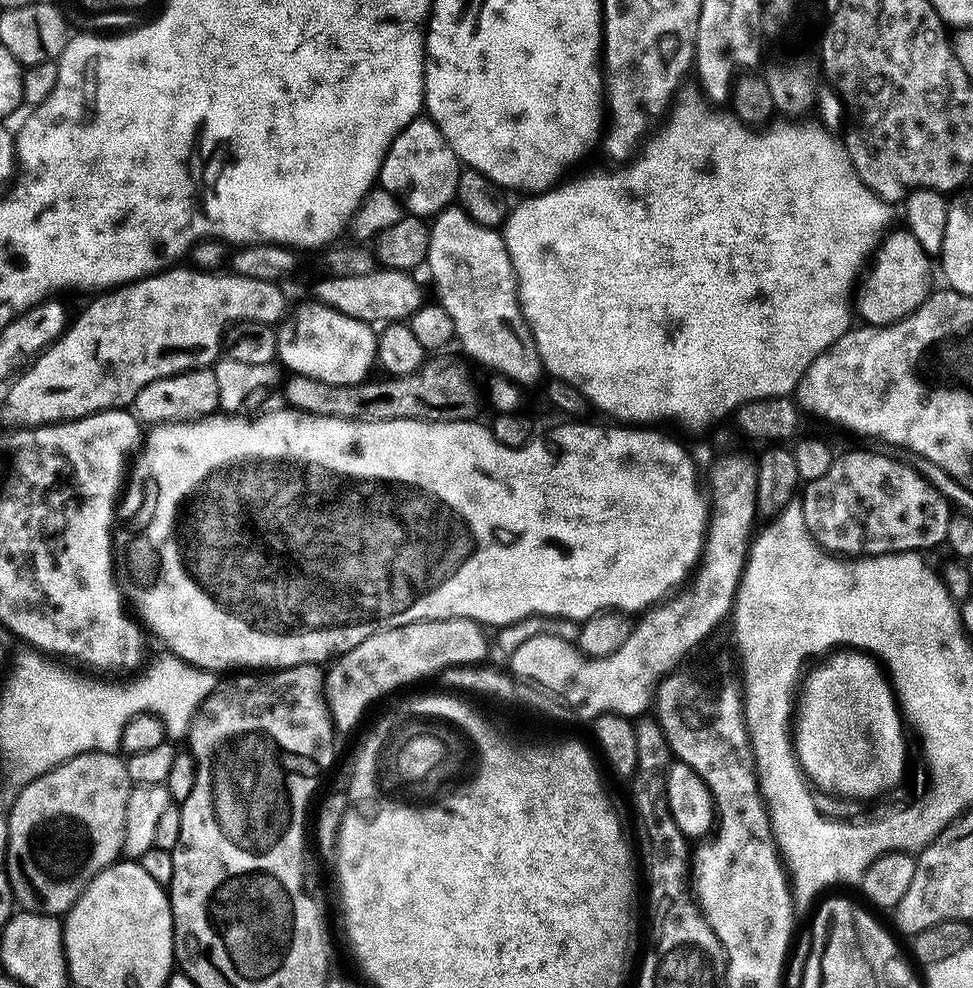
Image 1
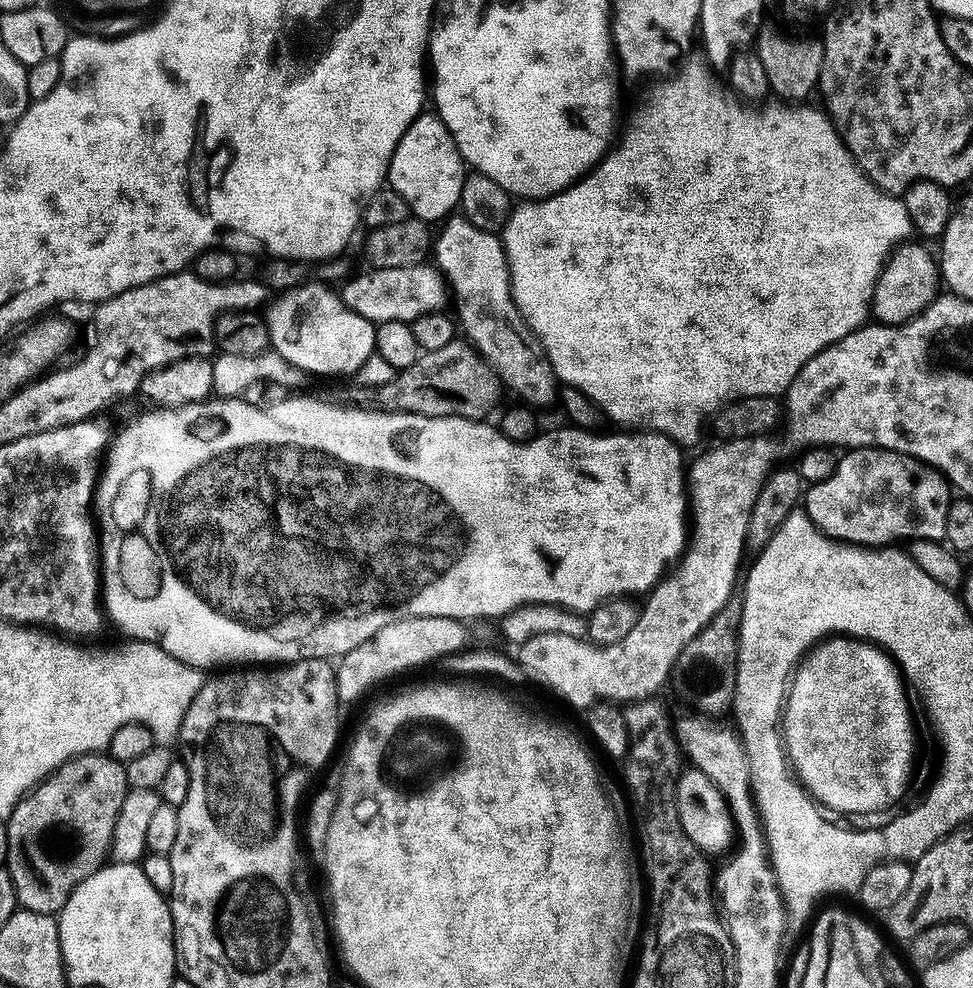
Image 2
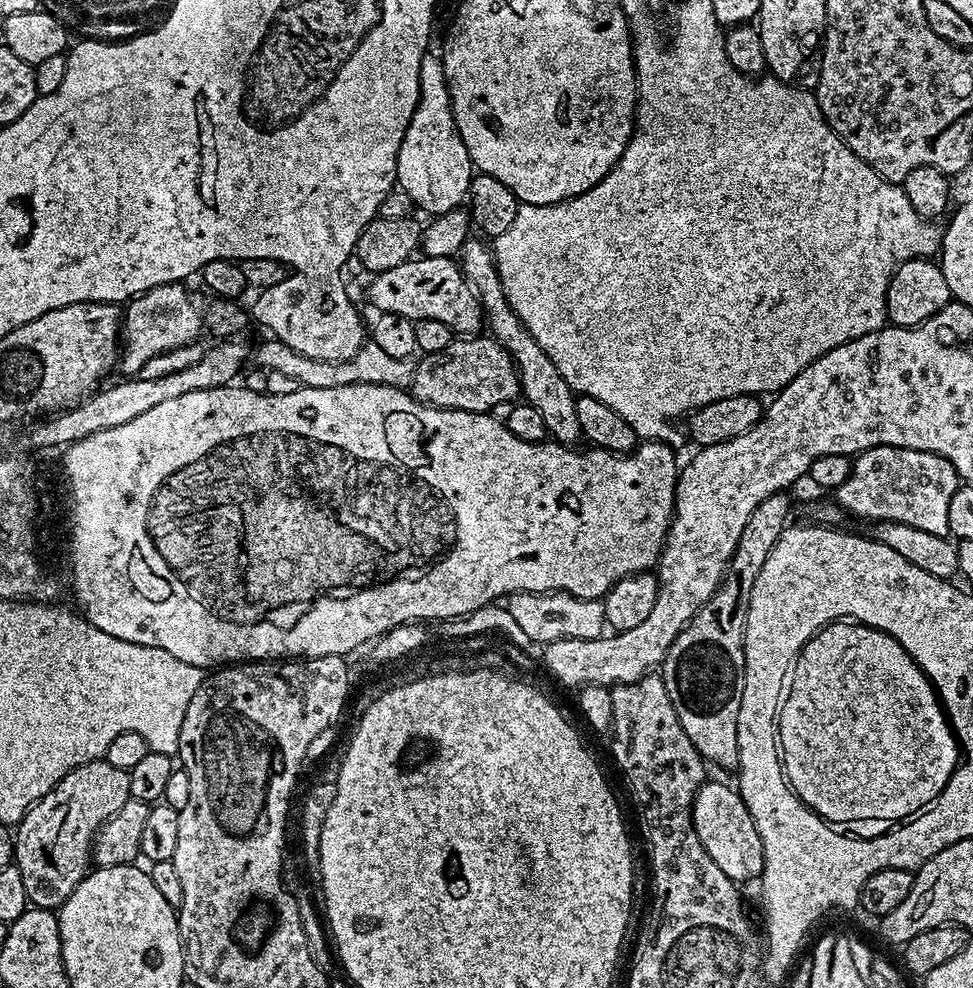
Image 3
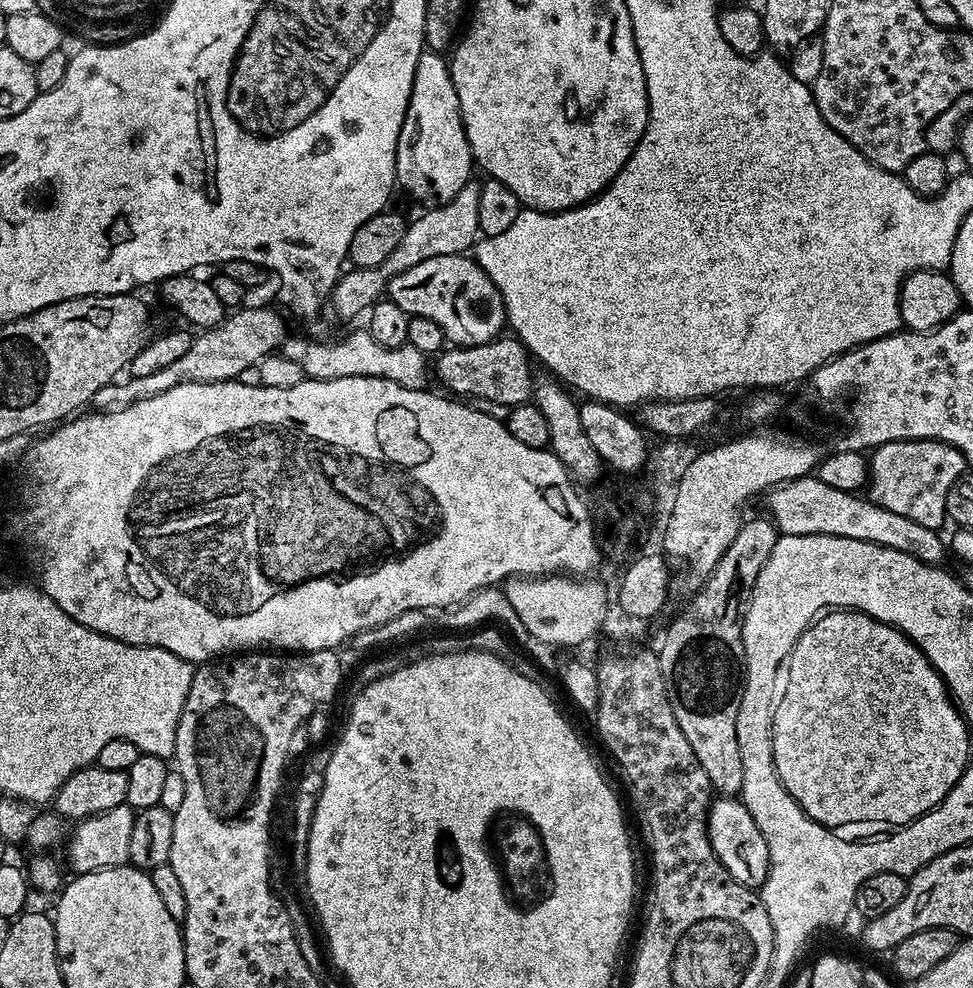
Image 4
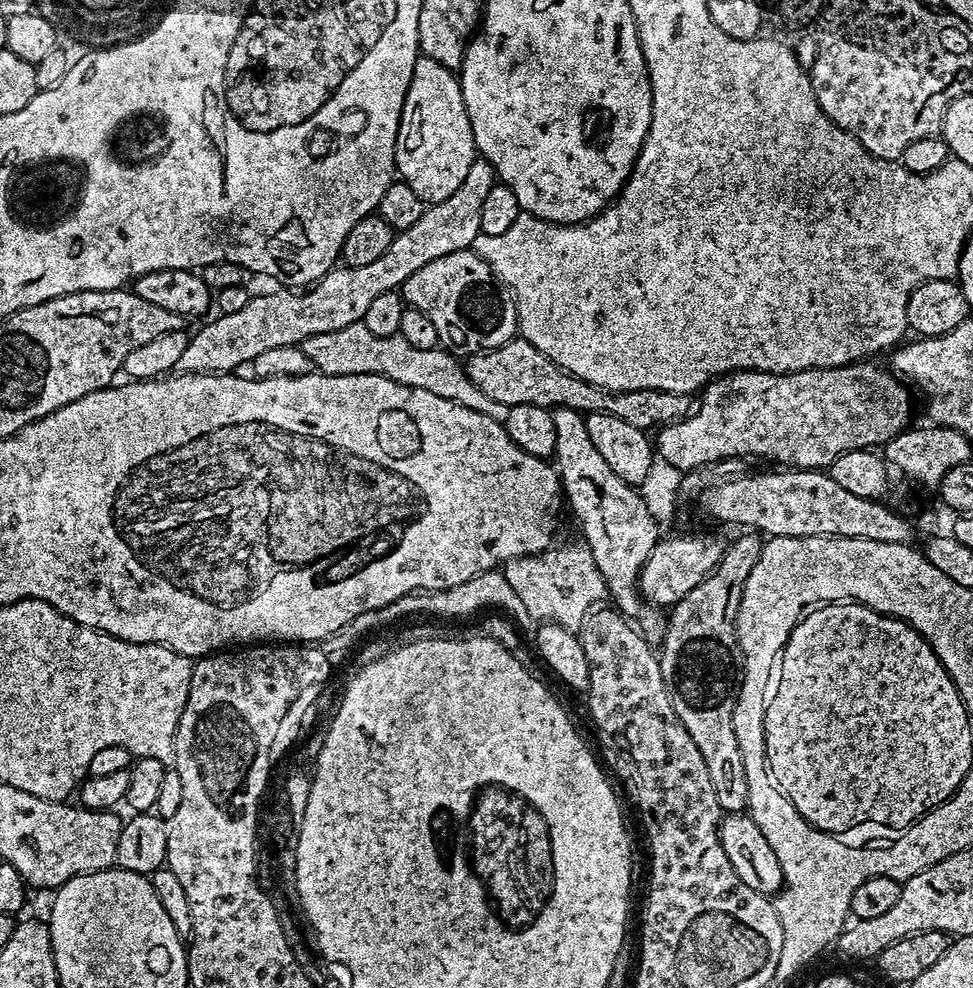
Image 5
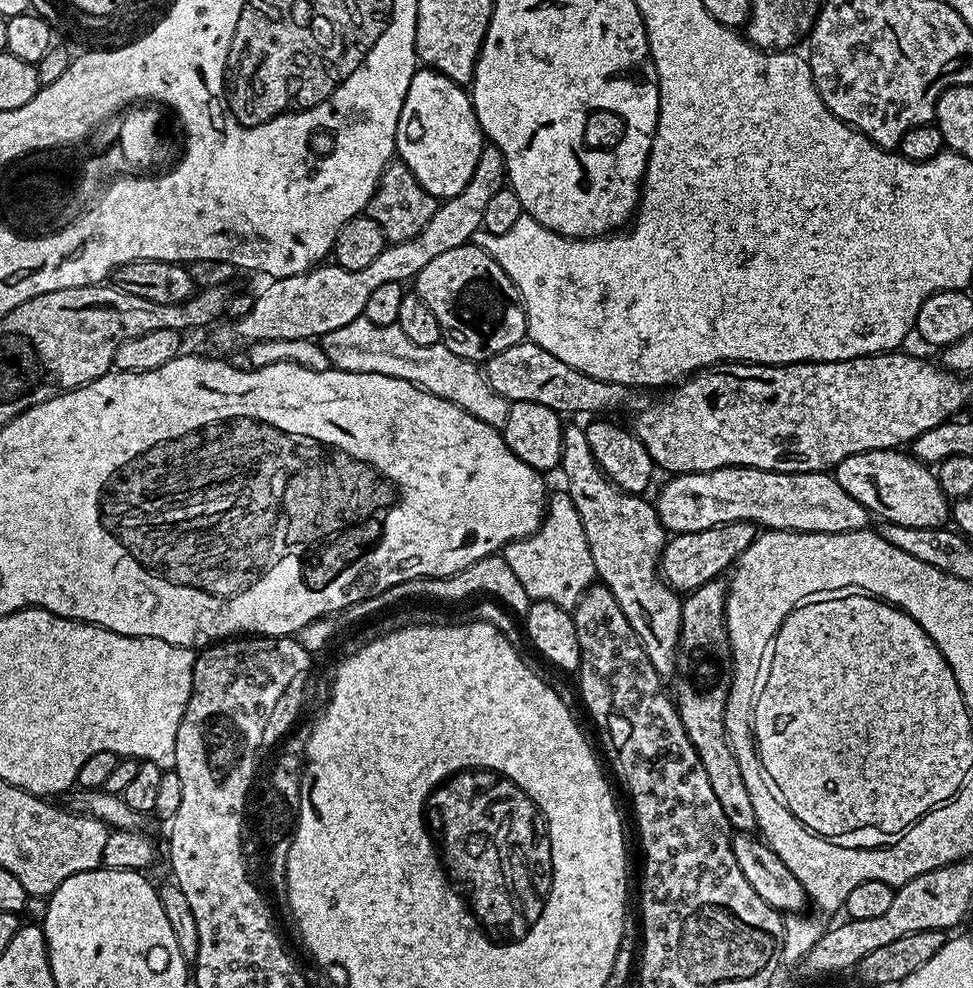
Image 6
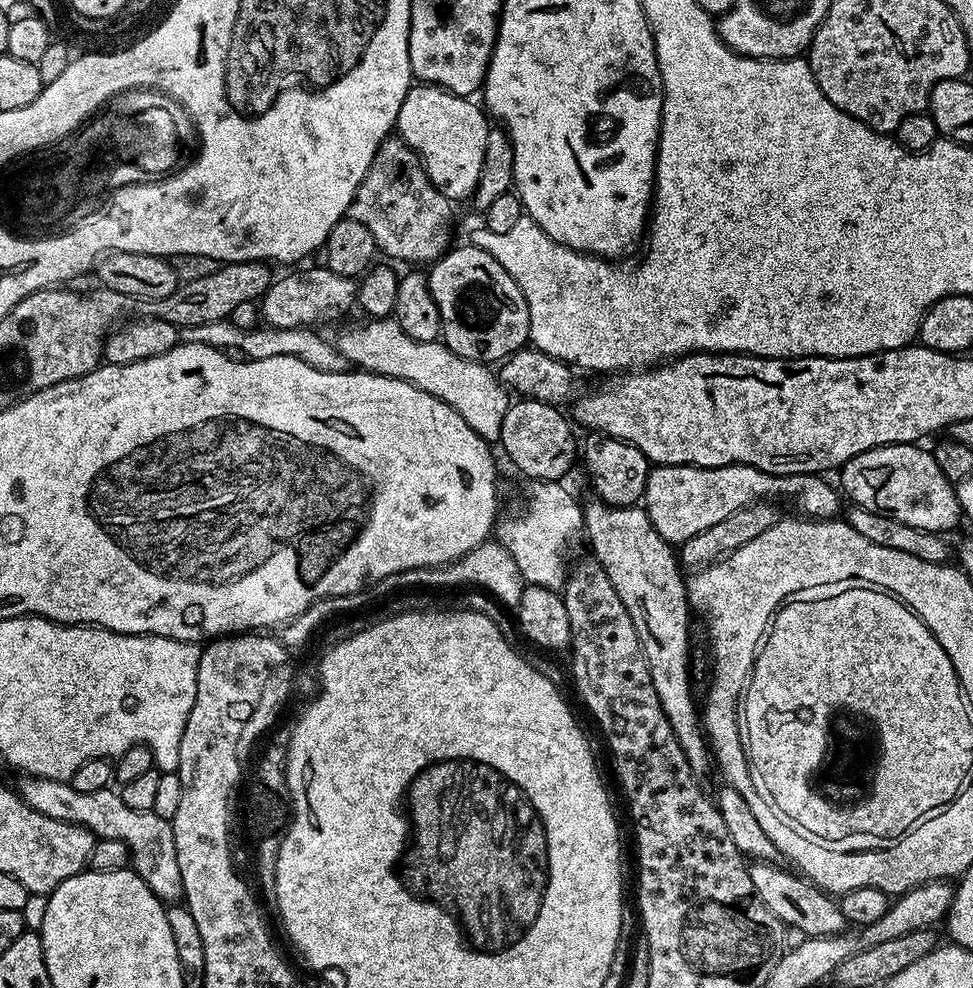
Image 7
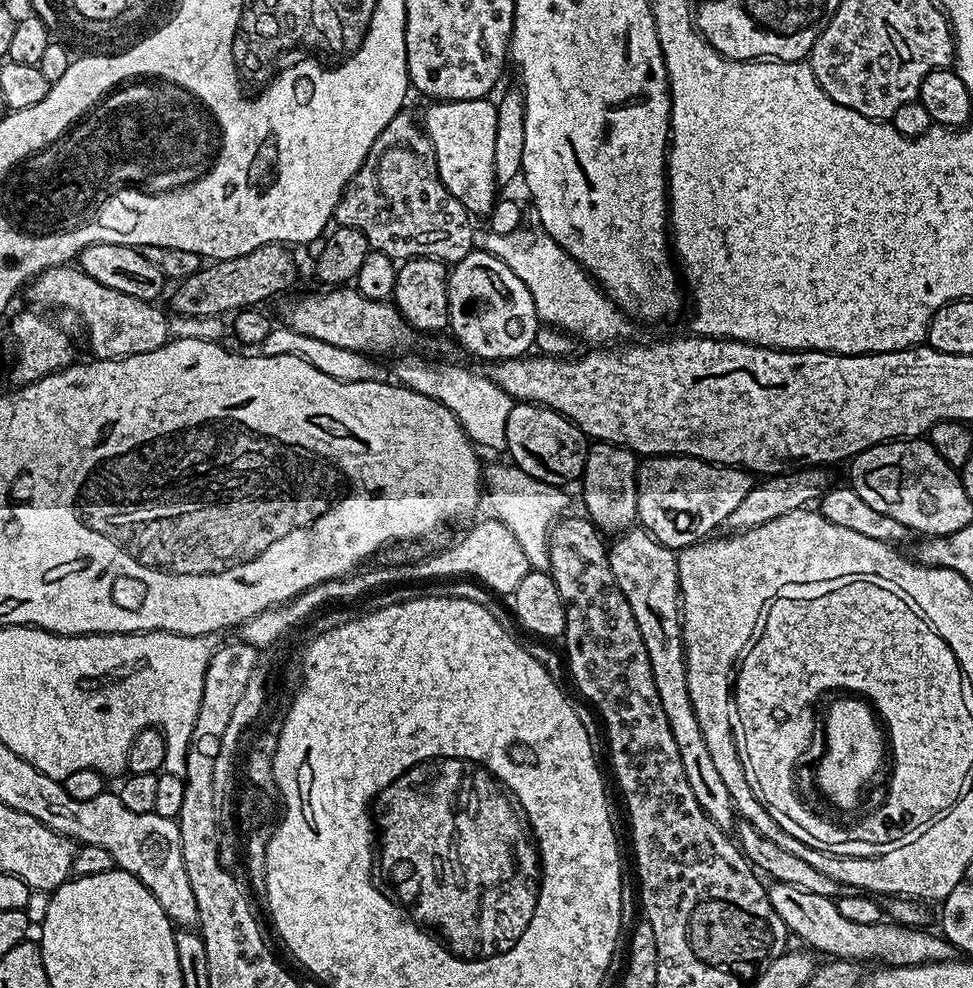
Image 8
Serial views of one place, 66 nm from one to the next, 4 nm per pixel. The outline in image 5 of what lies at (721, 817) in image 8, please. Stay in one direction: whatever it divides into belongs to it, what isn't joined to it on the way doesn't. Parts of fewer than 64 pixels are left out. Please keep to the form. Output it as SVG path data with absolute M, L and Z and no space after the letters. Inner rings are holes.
M569 408L551 409L554 418L554 467L560 475L560 487L563 499L572 507L572 512L576 515L576 520L584 524L583 543L588 545L590 554L594 554L594 562L604 579L604 586L607 595L612 596L611 603L615 605L621 616L634 622L641 636L647 644L659 645L664 638L664 625L666 616L657 605L649 604L640 594L640 571L650 558L650 550L662 538L660 527L657 526L653 515L646 508L640 497L639 491L632 487L622 478L618 478L613 470L610 470L609 463L602 458L601 452L594 446L593 439L589 437L586 430L585 413L575 412Z

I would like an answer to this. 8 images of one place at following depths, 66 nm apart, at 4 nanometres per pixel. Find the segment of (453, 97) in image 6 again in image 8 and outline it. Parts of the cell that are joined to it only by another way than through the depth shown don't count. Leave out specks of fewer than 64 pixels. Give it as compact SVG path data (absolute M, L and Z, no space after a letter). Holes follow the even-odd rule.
M485 98L432 102L424 112L424 120L422 116L422 127L434 146L438 174L446 190L476 218L487 217L498 199L494 174L494 134L498 134L498 118L496 104L490 101Z

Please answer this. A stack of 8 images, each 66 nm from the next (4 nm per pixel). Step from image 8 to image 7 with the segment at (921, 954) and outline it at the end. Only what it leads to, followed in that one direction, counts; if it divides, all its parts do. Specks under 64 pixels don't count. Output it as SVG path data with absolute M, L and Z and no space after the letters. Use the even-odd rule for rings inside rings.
M756 862L749 867L748 873L756 897L789 929L797 928L804 932L800 934L805 937L839 936L845 931L846 921L839 903L829 893L817 888L795 871L780 864Z

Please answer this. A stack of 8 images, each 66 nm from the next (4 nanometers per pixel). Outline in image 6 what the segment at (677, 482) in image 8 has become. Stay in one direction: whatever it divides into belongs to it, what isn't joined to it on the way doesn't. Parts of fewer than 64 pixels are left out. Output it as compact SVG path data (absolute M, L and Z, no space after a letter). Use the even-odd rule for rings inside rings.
M726 467L710 470L709 472L682 472L665 480L668 481L665 482L664 489L660 492L660 497L655 497L654 503L656 505L656 513L660 516L660 523L672 534L677 532L701 532L719 524L729 524L735 520L749 520L751 524L773 532L863 532L869 527L868 520L870 521L870 514L866 510L866 506L862 506L862 502L854 502L854 498L850 498L850 494L846 494L846 490L842 490L842 486L838 486L835 475L828 472L767 472L757 468Z

